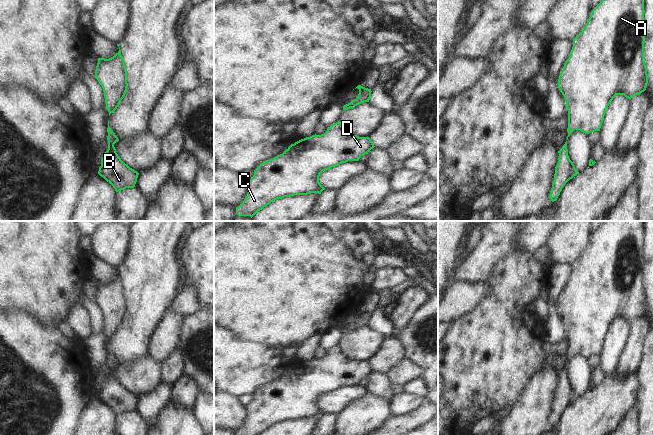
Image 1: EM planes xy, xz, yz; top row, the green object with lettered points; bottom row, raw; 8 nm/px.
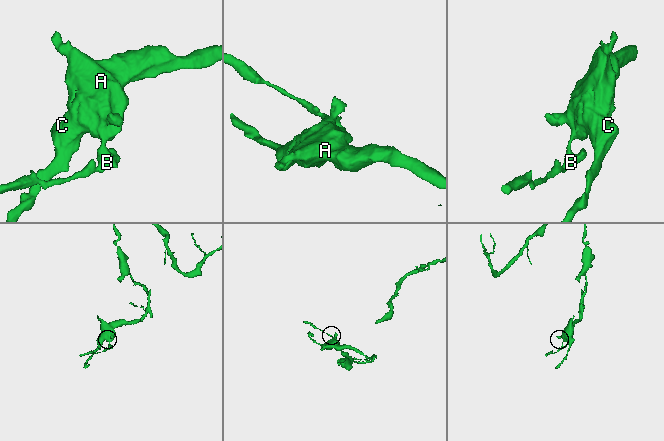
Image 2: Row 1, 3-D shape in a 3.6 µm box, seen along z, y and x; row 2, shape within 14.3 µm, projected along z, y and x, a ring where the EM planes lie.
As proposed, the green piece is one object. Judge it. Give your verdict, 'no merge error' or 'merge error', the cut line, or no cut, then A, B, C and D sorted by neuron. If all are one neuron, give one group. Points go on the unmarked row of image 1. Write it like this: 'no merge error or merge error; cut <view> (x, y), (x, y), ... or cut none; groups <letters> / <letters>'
no merge error; cut none; groups A B C D

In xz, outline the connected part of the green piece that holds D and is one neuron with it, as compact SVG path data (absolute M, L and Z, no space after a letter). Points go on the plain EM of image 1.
M340 344L321 359L312 359L291 368L282 378L261 387L255 394L253 401L247 405L248 417L244 425L236 431L236 435L260 435L271 426L290 421L294 419L307 419L310 417L319 417L325 412L319 406L320 398L332 391L338 390L348 385L359 385L359 383L368 378L375 370L369 361L359 361L346 355L341 349Z

